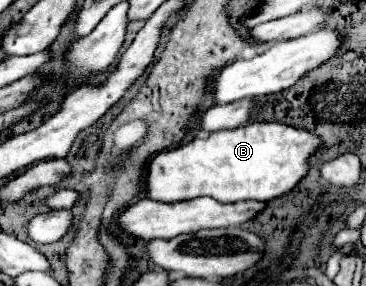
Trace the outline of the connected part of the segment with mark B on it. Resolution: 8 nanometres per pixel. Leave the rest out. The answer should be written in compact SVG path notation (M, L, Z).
M253 122L233 130L211 132L177 148L159 152L149 160L143 188L149 200L175 204L199 196L211 196L223 204L241 200L267 202L293 190L307 174L307 158L321 140L305 130L281 122Z

